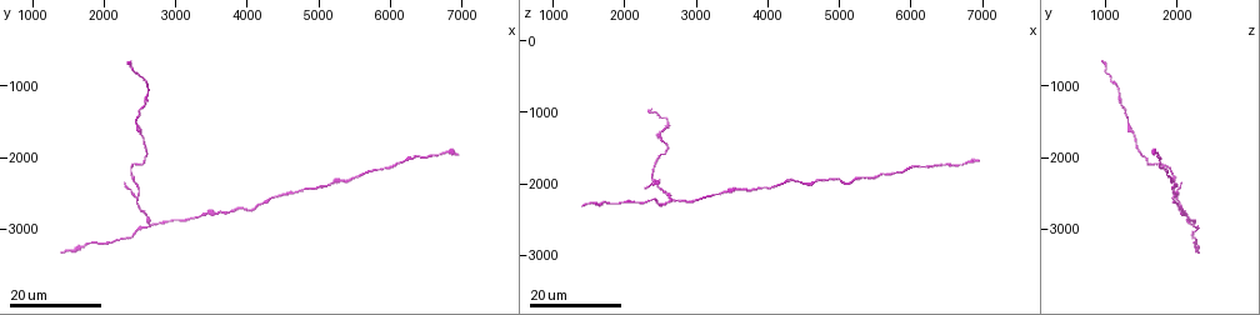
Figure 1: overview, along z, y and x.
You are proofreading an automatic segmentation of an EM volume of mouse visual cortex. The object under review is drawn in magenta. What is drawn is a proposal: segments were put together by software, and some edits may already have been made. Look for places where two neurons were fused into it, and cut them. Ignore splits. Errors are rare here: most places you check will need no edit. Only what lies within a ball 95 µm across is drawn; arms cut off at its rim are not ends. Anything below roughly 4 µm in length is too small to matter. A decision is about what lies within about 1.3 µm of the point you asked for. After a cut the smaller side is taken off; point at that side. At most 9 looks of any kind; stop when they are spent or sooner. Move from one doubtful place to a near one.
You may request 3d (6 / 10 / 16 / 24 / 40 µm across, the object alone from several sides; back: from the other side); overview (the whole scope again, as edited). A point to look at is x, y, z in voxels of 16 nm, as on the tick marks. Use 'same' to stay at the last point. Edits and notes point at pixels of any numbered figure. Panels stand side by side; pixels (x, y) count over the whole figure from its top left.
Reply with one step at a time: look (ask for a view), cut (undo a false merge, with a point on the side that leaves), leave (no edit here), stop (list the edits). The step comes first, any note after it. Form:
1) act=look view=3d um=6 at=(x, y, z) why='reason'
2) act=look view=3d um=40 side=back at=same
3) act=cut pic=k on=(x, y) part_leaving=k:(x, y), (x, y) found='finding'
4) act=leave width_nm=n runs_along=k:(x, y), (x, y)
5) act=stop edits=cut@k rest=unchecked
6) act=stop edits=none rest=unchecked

act=look view=3d um=16 at=(2450, 1550, 1350) why='calibre changes'

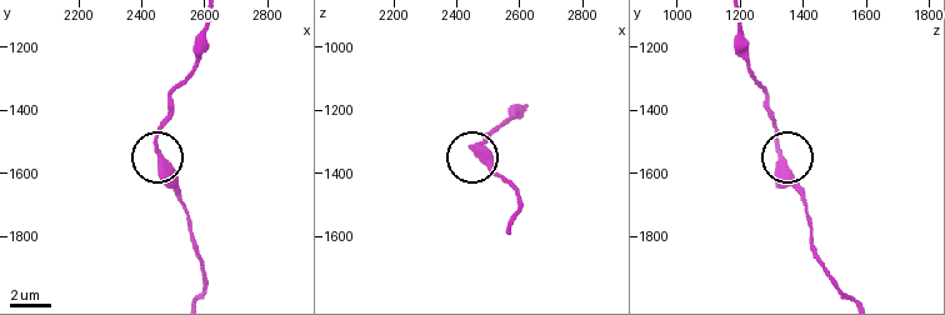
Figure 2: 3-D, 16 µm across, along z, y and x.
act=look view=3d um=10 at=(2460, 1560, 1340)

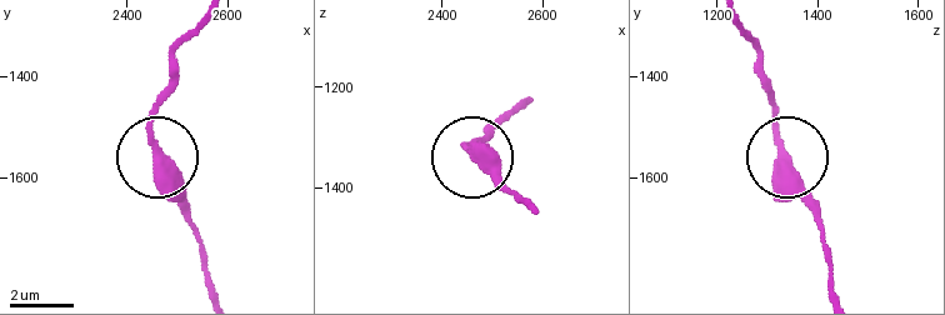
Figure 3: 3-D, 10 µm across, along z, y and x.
act=leave runs_along=3:(526, 210), (461, 146), (486, 130) found='one neuron here'

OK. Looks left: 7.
act=look view=3d um=24 at=(2500, 2500, 1950) why='thin neck'

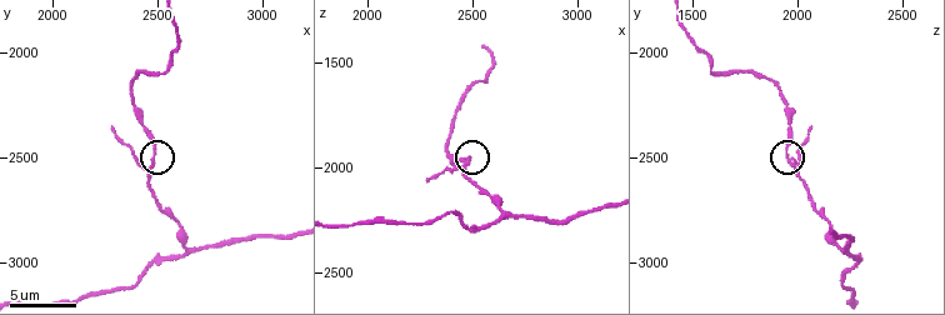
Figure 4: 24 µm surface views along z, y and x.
act=look view=3d um=10 at=(2480, 2460, 1940)

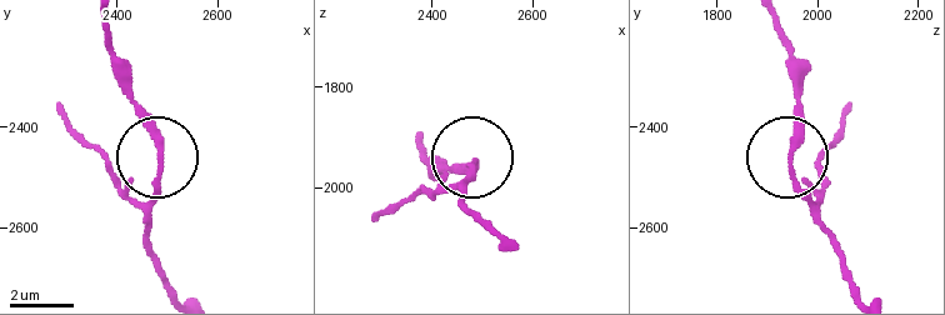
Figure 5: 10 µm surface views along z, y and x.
act=leave runs_along=5:(858, 293), (788, 156), (796, 61) found='all the same neuron'

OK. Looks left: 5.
act=look view=3d um=6 at=(2540, 2080, 1600) why='thin neck'

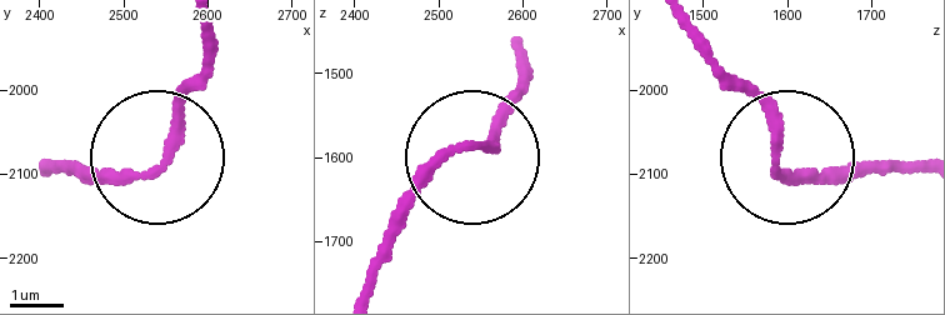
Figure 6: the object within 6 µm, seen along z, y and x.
act=look view=3d um=6 side=back at=(2540, 2090, 1590)

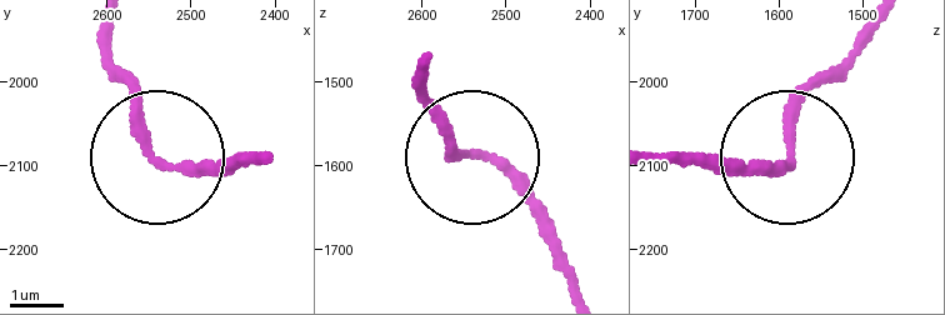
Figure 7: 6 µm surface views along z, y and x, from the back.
act=leave runs_along=7:(254, 158), (160, 158), (129, 76), (98, 40) found='all the same neuron'

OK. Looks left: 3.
act=look view=3d um=24 at=(2350, 750, 1000) why='calibre changes'

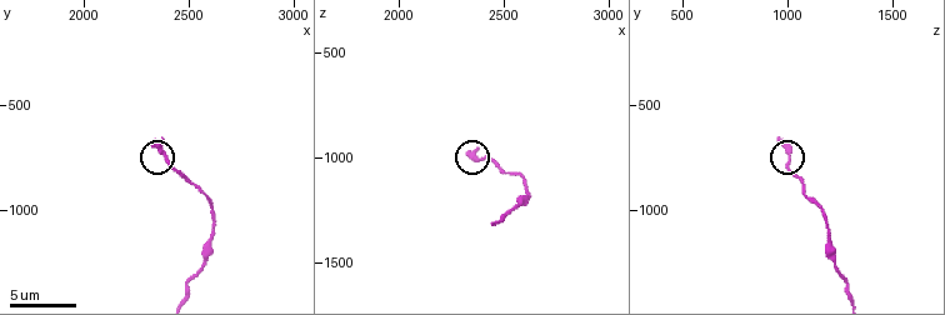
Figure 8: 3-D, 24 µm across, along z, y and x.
act=look view=3d um=6 at=(2410, 750, 1010) why='zoom in'

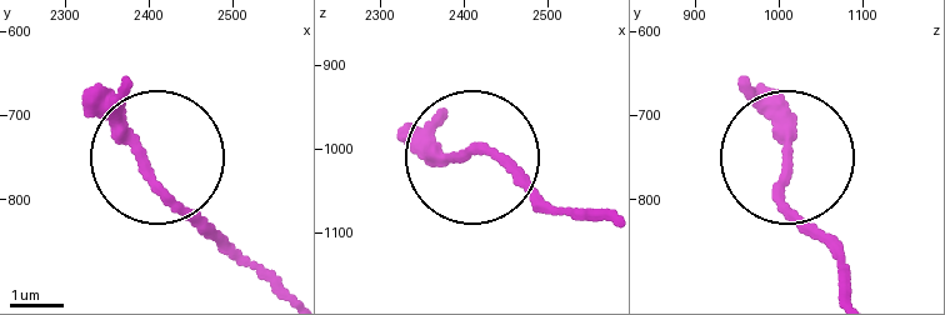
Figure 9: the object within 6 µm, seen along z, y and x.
act=leave found='continuous, no second neuron'

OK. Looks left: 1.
act=stop edits=none rest=unchecked

